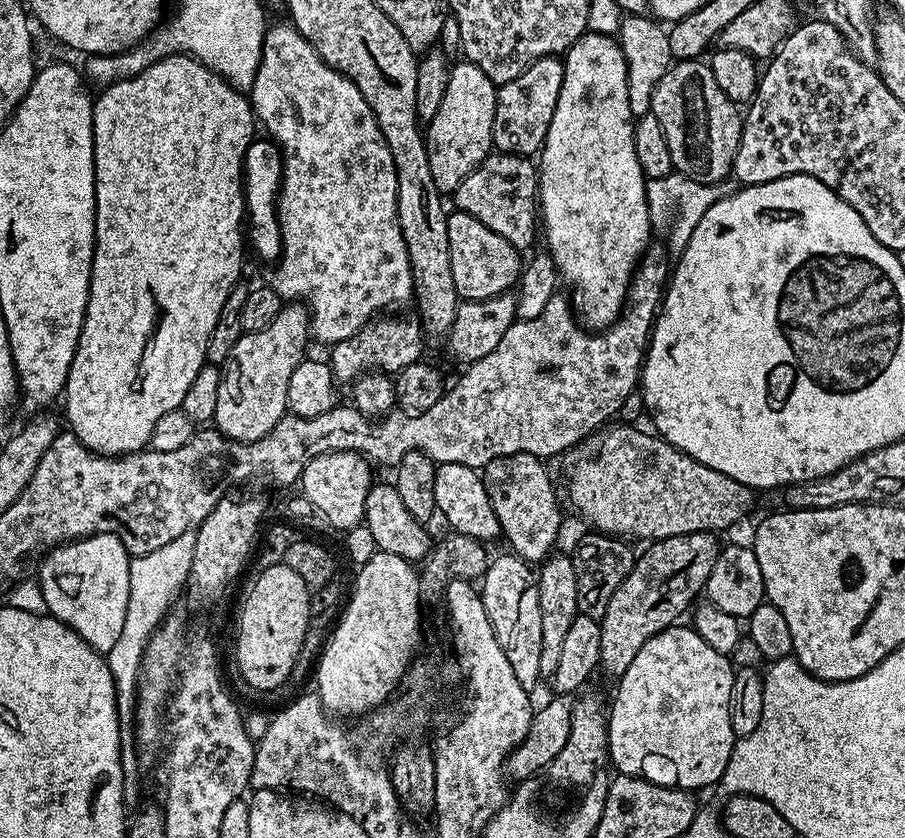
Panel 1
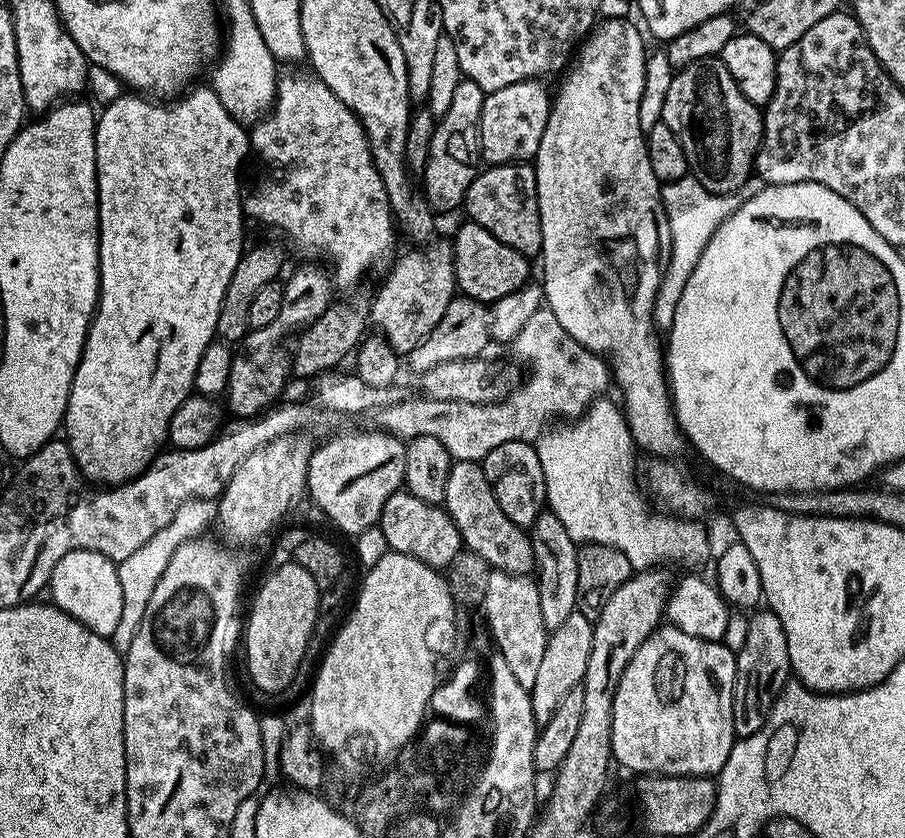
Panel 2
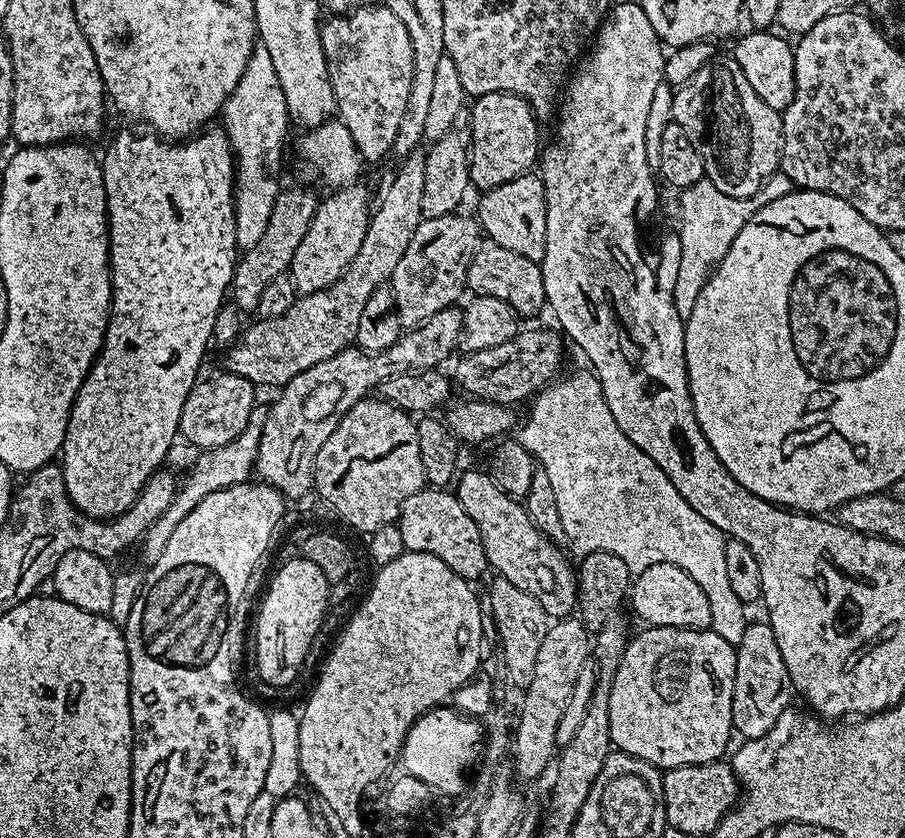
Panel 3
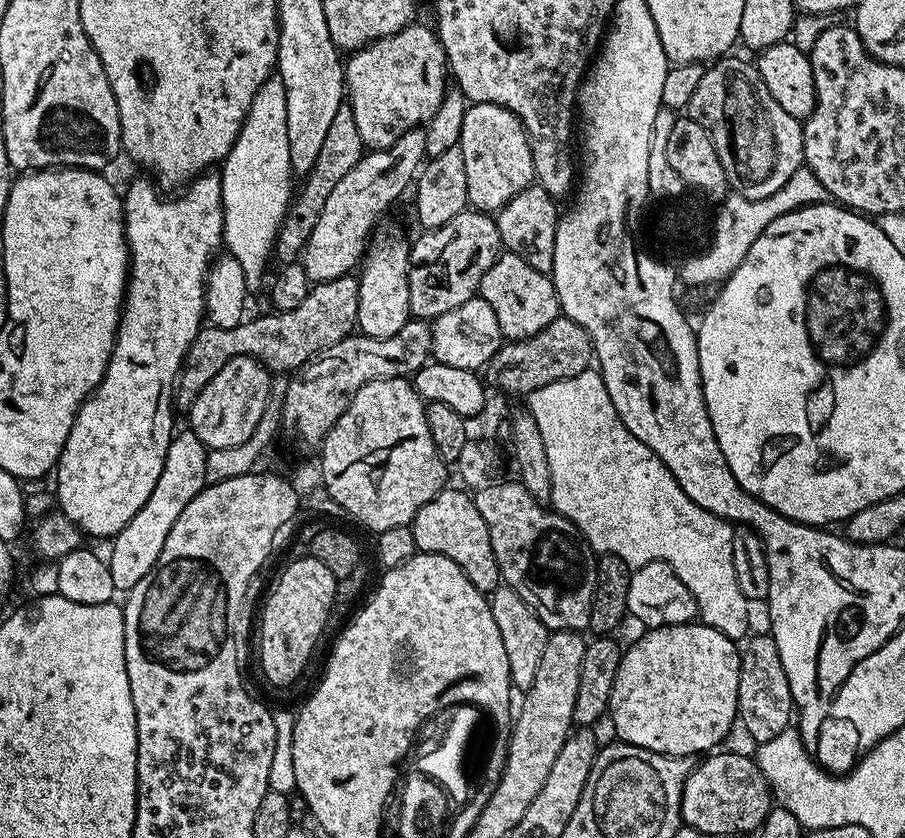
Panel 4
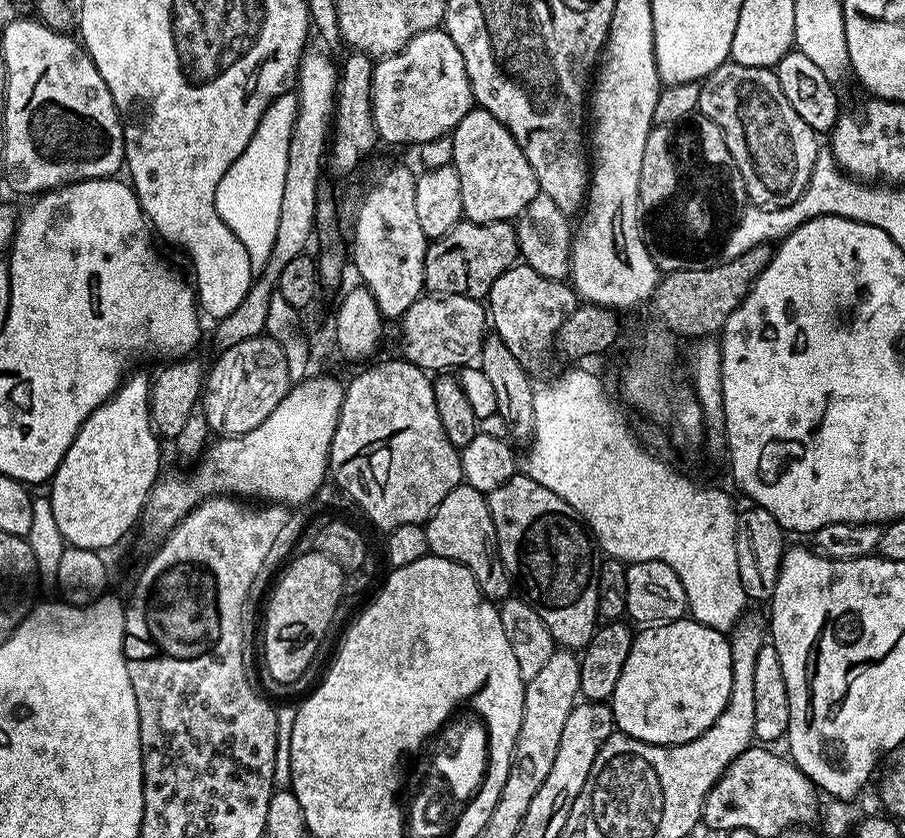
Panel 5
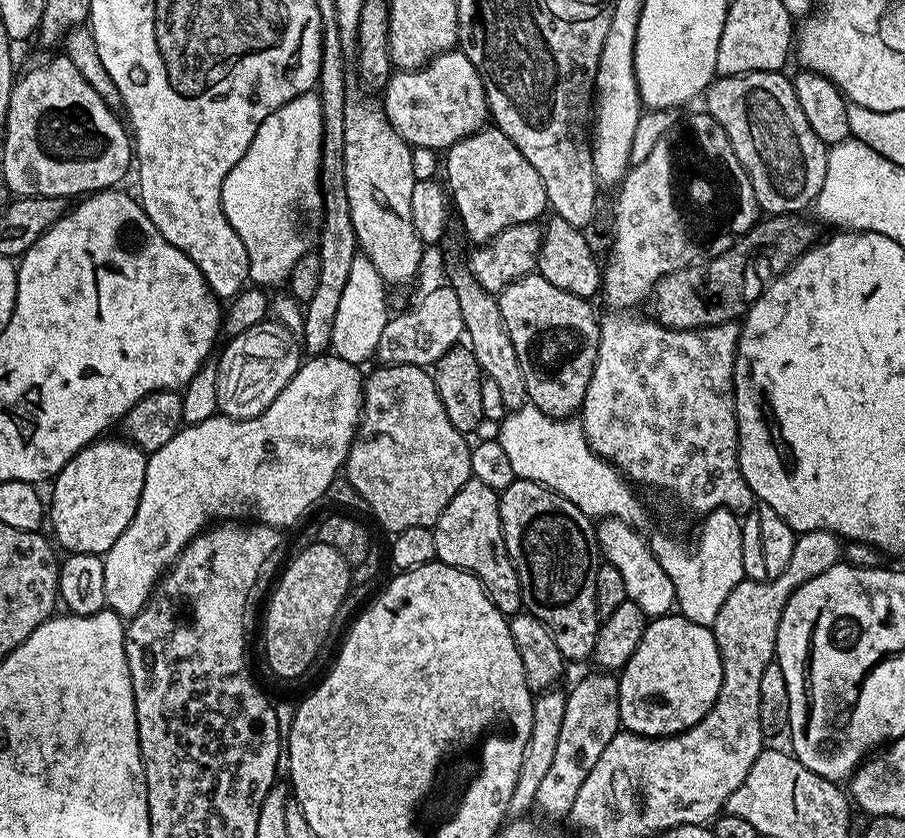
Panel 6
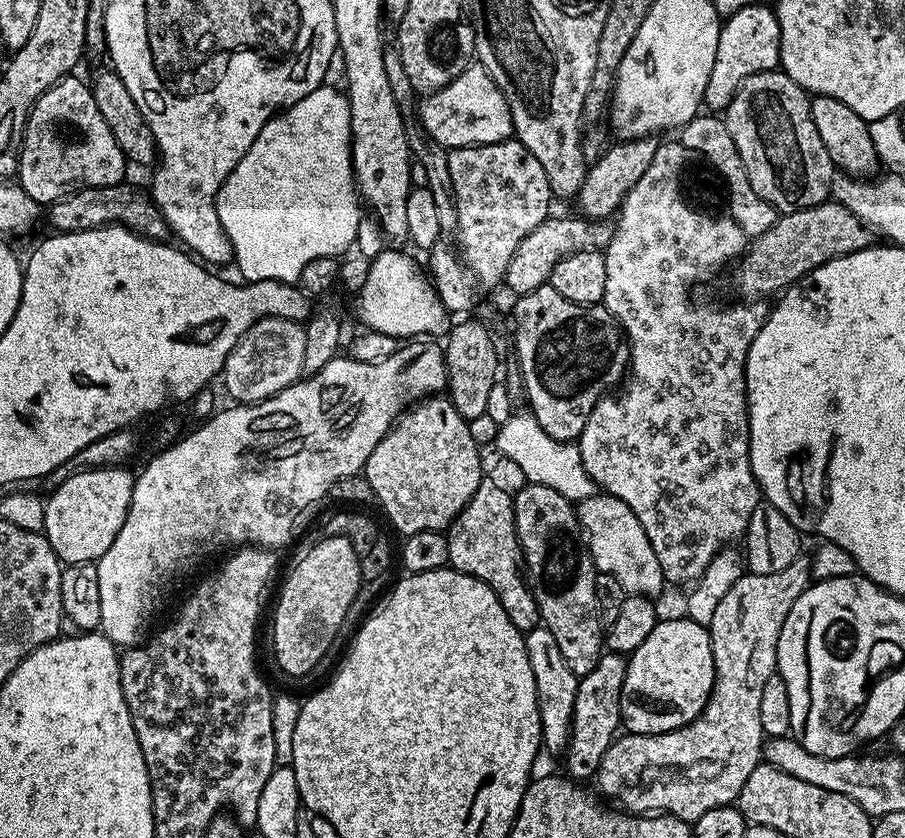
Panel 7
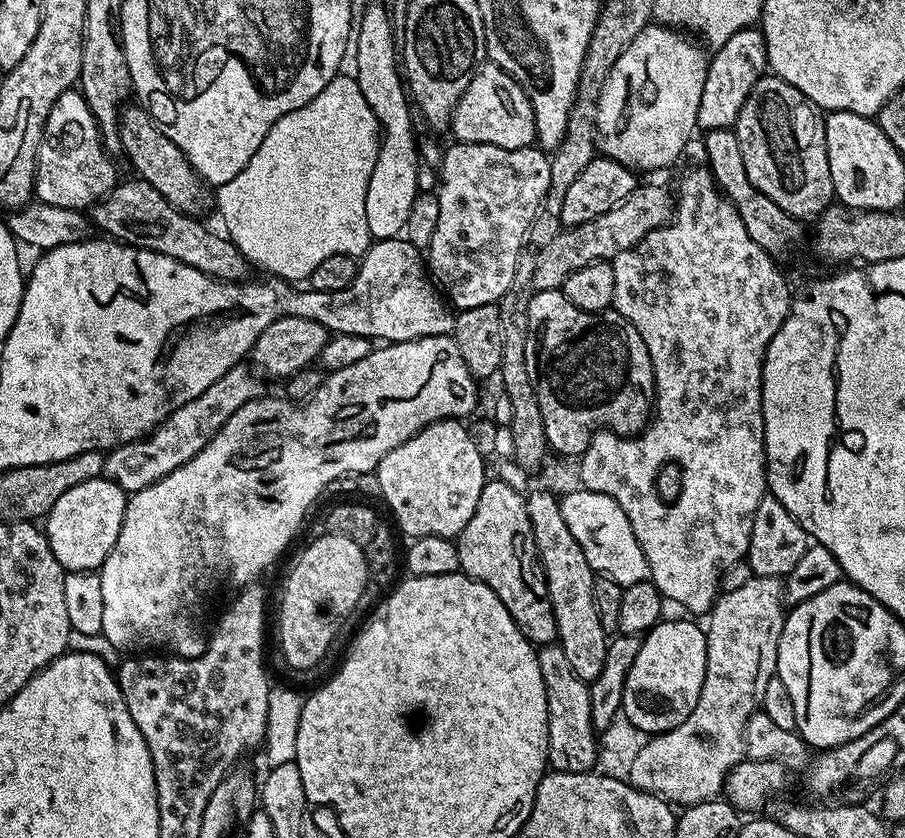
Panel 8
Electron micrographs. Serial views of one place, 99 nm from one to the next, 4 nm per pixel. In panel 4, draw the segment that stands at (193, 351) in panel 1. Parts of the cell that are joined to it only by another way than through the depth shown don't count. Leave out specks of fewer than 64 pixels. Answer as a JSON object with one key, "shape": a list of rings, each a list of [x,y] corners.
{"shape":[[[219,175],[197,176],[184,190],[188,192],[173,200],[168,197],[171,195],[161,191],[151,179],[148,180],[136,180],[122,192],[124,236],[128,239],[130,263],[116,345],[112,347],[100,385],[78,410],[54,469],[55,503],[59,511],[70,518],[70,522],[80,527],[85,537],[117,536],[142,510],[154,491],[174,435],[172,412],[176,381],[180,379],[180,368],[184,365],[188,348],[206,320],[204,290],[210,261],[224,244],[224,203]]]}

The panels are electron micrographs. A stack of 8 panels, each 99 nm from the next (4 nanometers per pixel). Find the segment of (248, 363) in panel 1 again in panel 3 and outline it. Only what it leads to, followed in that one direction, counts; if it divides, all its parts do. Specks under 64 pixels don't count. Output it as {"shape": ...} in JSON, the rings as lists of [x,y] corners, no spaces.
{"shape":[[[364,182],[345,184],[328,195],[332,196],[325,200],[323,197],[317,203],[310,230],[306,230],[306,238],[302,238],[294,254],[290,275],[300,294],[326,290],[331,284],[338,282],[346,266],[354,262],[354,254],[358,254],[358,246],[362,246],[366,238],[370,207],[368,208],[368,188]]]}

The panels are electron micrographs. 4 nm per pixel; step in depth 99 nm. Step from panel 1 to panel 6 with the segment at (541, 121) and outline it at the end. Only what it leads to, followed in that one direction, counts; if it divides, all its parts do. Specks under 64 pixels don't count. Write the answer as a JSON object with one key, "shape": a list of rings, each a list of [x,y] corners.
{"shape":[[[485,126],[479,132],[470,134],[462,138],[451,148],[447,149],[448,156],[448,180],[446,187],[450,193],[451,203],[454,205],[454,212],[460,215],[460,220],[464,223],[463,235],[473,241],[473,245],[479,246],[487,244],[495,238],[502,230],[510,226],[519,224],[531,224],[539,221],[540,215],[549,207],[546,194],[546,186],[543,185],[542,178],[531,166],[530,162],[522,156],[522,150],[502,134],[502,130],[495,126]]]}

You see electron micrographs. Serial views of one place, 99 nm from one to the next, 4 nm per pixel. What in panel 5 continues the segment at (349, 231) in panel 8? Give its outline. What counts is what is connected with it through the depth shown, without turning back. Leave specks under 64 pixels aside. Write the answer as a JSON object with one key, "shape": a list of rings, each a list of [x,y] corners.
{"shape":[[[292,90],[284,91],[277,100],[270,102],[266,114],[262,114],[254,130],[254,138],[250,138],[246,150],[242,150],[242,154],[232,163],[230,170],[222,174],[222,182],[218,182],[218,214],[222,222],[226,222],[226,226],[230,226],[234,234],[238,234],[238,242],[246,246],[246,254],[250,254],[250,266],[256,274],[266,266],[270,250],[274,247],[275,234],[278,232],[287,155],[298,110],[297,93]]]}

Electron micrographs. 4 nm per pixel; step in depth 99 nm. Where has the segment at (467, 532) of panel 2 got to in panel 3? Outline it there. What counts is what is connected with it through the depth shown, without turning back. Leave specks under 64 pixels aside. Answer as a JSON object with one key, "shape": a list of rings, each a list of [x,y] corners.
{"shape":[[[487,471],[463,472],[459,473],[455,481],[454,491],[458,502],[462,502],[462,507],[466,509],[466,514],[474,518],[478,534],[482,534],[482,550],[486,550],[489,565],[493,569],[497,568],[500,571],[497,573],[503,579],[514,582],[518,590],[526,590],[526,594],[538,600],[549,617],[571,617],[577,611],[578,572],[565,549],[546,538],[546,534],[542,534],[542,530],[530,522],[523,503],[517,497],[507,496]]]}

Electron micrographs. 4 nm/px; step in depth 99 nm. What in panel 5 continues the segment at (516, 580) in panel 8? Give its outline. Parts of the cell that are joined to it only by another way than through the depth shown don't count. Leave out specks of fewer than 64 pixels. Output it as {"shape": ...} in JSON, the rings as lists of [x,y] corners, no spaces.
{"shape":[[[462,482],[450,490],[446,498],[442,498],[442,502],[428,517],[424,529],[429,553],[466,566],[466,570],[474,574],[474,582],[478,582],[482,594],[489,600],[503,602],[513,595],[514,581],[500,560],[494,518],[490,518],[490,506],[485,493]]]}

